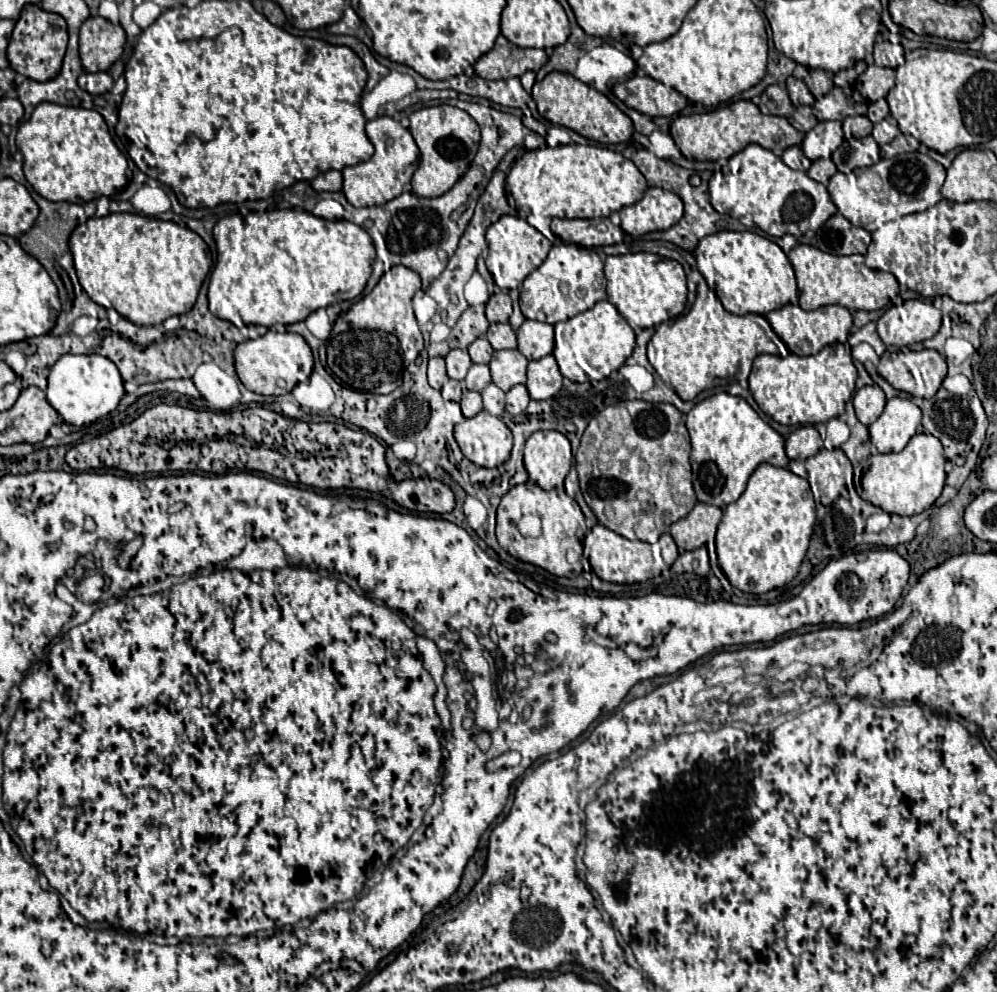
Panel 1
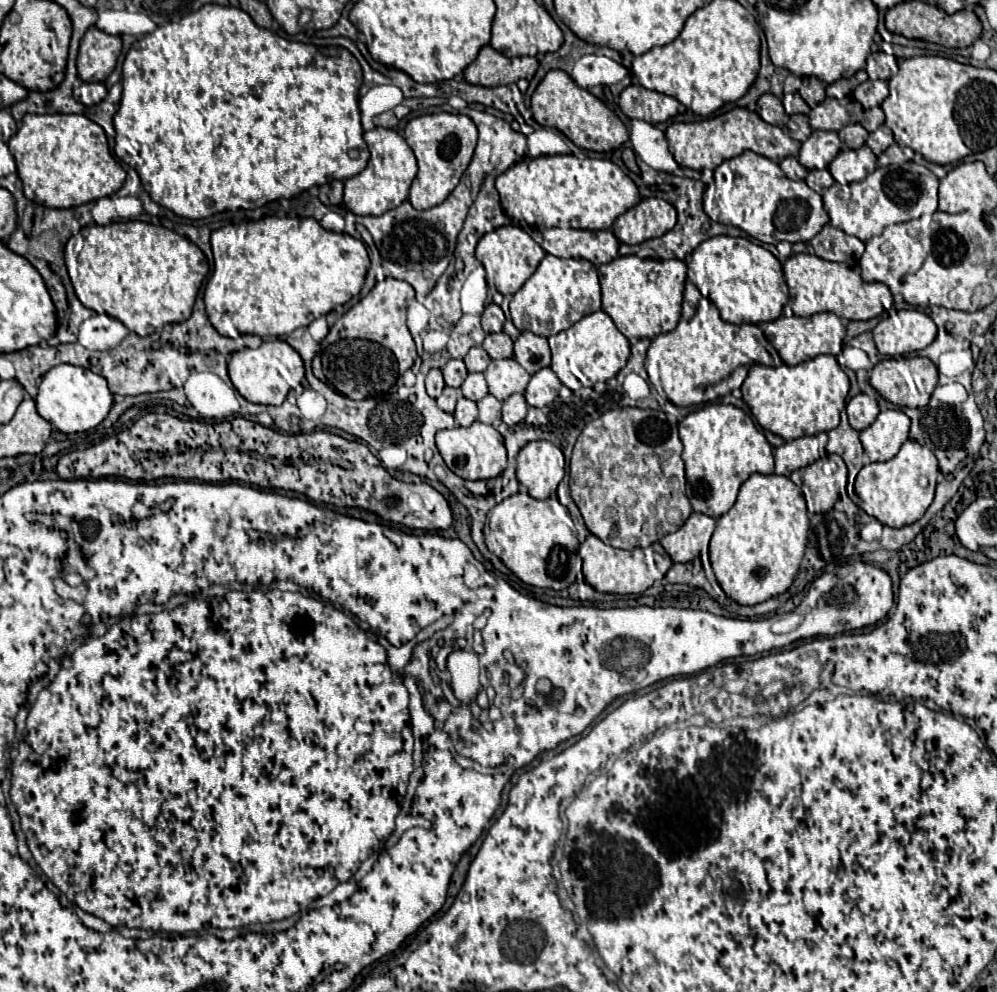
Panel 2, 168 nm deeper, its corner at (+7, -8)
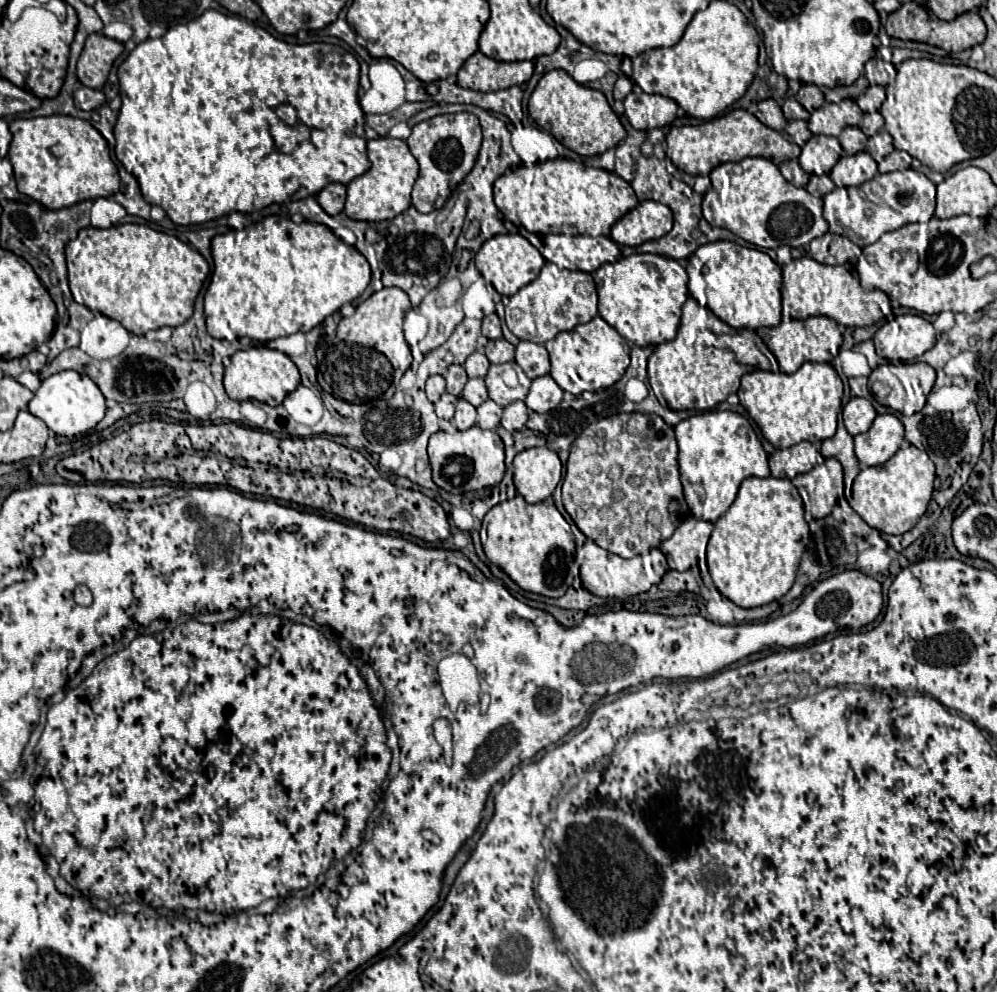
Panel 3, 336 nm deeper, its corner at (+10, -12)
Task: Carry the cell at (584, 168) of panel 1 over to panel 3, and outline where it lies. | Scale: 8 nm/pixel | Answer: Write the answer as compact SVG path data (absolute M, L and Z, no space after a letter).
M552 159L542 161L534 167L516 167L504 173L494 183L494 201L498 211L510 219L516 227L522 225L530 233L548 235L548 233L568 233L568 235L610 235L612 225L628 211L632 211L638 205L638 199L634 195L634 189L616 173L588 167L582 163L576 163L572 159Z

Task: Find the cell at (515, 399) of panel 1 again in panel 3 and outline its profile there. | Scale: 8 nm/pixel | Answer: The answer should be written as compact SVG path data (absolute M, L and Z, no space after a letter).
M514 401L504 407L504 415L502 415L504 429L516 431L516 429L524 427L526 421L528 421L528 407L524 405L524 401Z

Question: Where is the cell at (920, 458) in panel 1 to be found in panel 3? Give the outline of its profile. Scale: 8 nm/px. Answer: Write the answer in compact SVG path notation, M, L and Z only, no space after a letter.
M904 445L884 465L866 467L858 473L852 485L852 497L856 501L854 511L880 533L902 535L910 531L918 523L918 519L926 513L934 491L932 489L934 477L936 471L930 457L914 445Z

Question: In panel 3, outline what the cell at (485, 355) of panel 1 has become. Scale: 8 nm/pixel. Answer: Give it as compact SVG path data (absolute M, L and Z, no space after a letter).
M482 351L472 353L464 363L468 377L484 377L488 373L488 367L490 367L490 361L486 359L486 355Z

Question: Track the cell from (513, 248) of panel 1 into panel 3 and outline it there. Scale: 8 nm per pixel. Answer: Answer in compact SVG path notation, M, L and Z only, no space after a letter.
M496 235L488 241L484 241L484 245L480 247L480 251L474 257L476 269L482 273L482 277L494 285L494 289L500 295L508 295L512 297L520 287L528 285L530 281L534 281L540 273L540 267L544 265L544 257L540 255L540 251L522 235Z

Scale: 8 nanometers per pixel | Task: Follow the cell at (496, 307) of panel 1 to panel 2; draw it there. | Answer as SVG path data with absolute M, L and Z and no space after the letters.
M489 303L481 315L481 323L483 323L483 331L485 333L499 333L503 331L503 323L505 323L505 315L501 311L499 305Z

